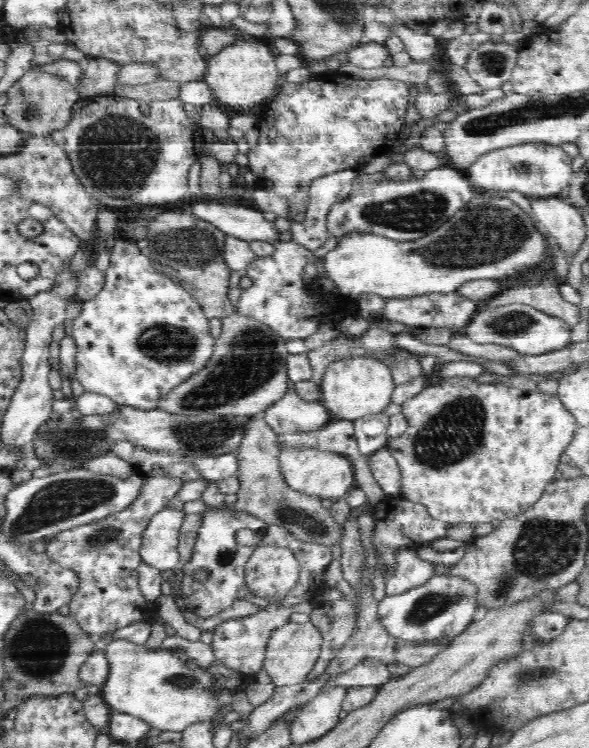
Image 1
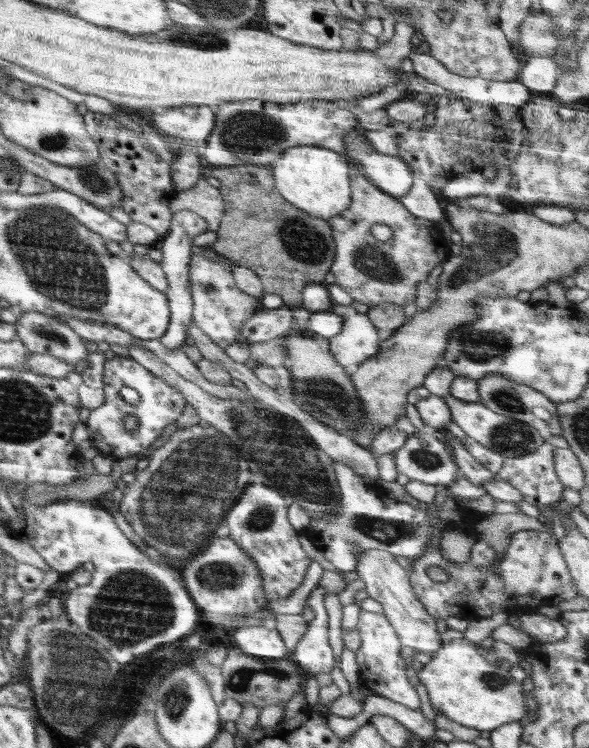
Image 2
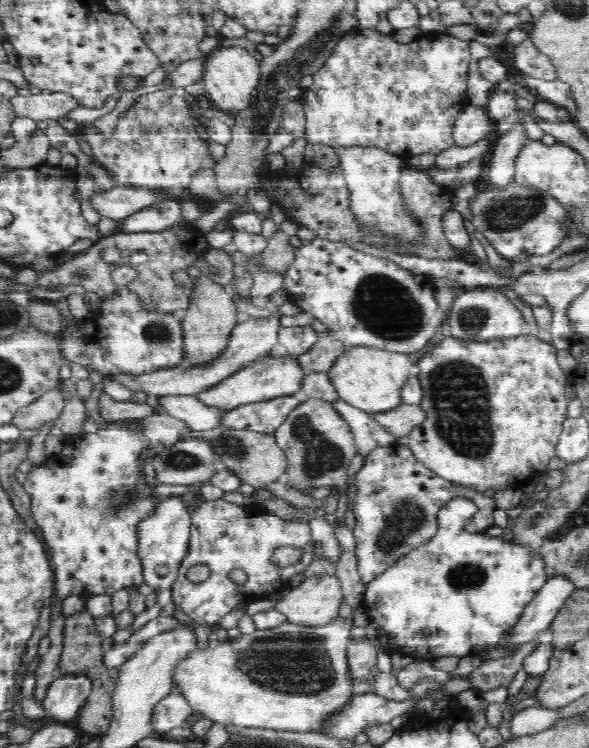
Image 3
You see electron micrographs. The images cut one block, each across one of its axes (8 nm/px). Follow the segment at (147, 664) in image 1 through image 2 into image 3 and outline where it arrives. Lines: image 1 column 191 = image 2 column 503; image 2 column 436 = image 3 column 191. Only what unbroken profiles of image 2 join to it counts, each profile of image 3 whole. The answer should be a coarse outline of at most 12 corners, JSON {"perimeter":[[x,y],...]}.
{"perimeter":[[354,617],[191,650],[193,714],[321,732],[350,701]]}

